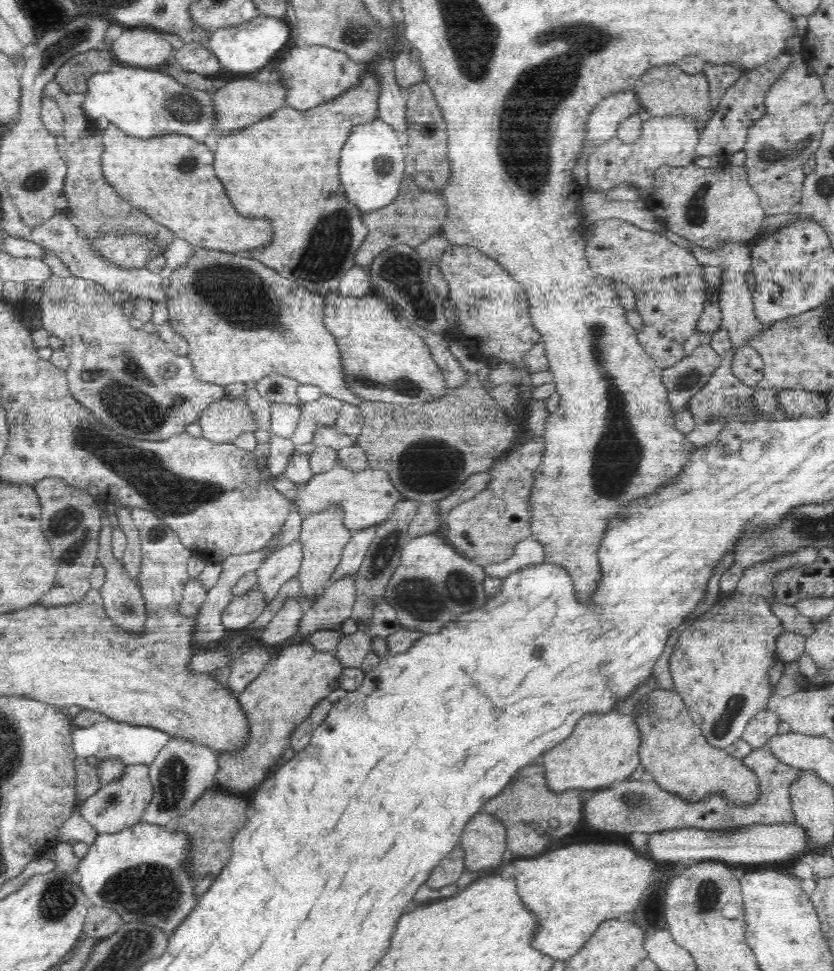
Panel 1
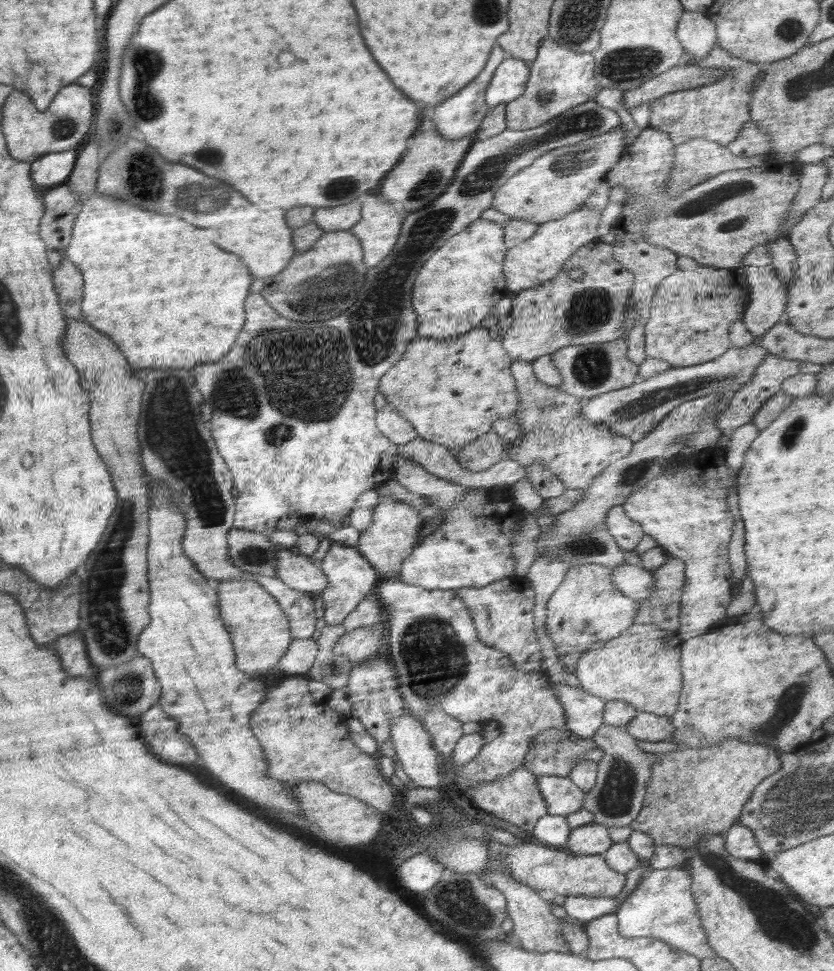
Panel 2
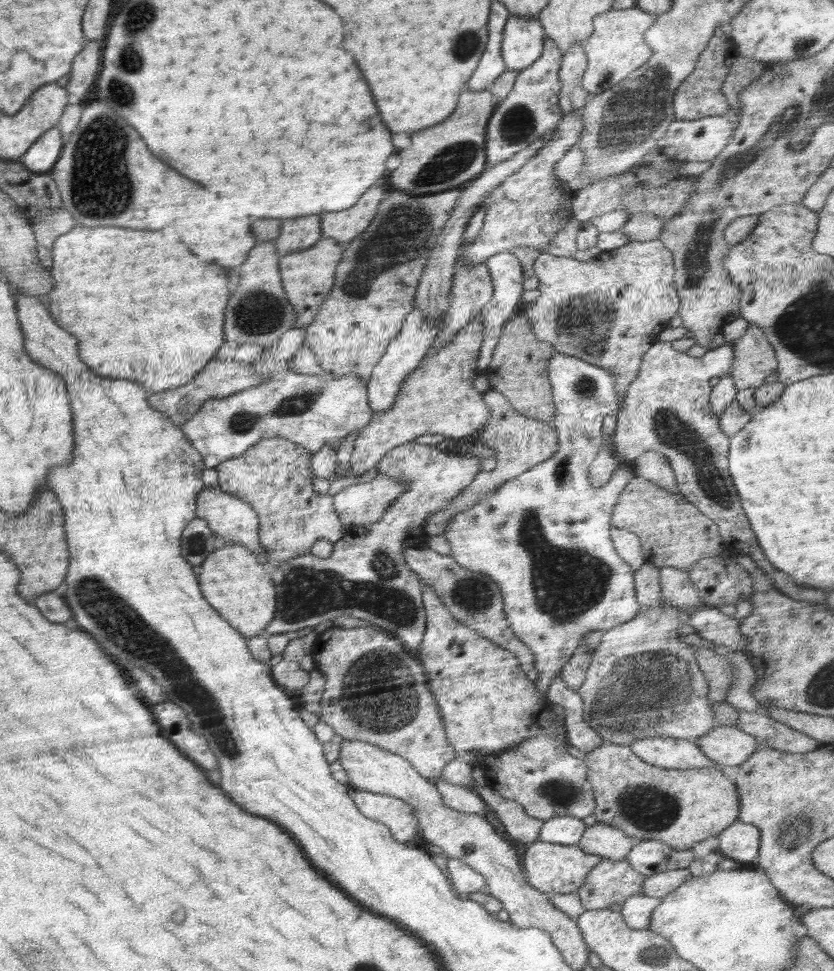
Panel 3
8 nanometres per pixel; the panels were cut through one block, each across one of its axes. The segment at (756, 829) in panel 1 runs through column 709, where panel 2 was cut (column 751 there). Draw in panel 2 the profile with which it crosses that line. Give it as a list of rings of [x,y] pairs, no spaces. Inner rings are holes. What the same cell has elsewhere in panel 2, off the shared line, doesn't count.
[[[737,822],[724,832],[724,842],[725,849],[741,861],[754,861],[763,856],[763,850],[756,842],[754,832]]]

